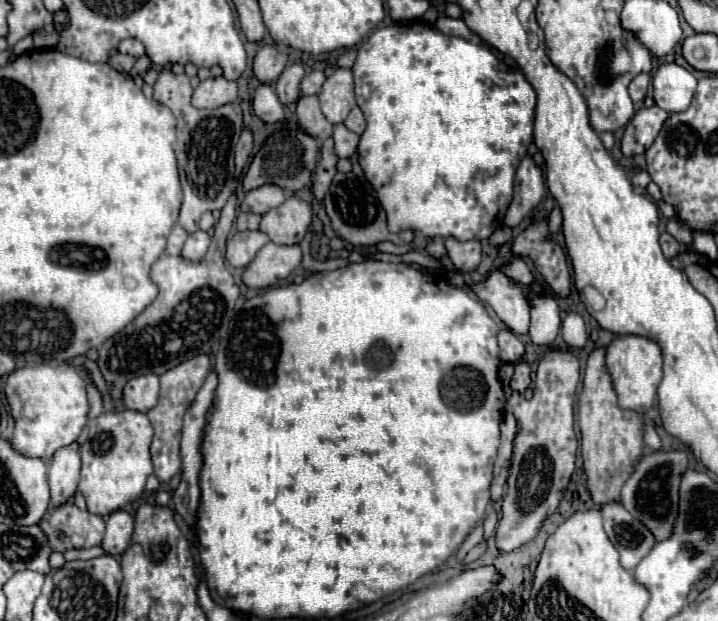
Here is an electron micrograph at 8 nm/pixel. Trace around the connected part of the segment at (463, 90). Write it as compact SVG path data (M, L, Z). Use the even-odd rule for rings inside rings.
M392 25L376 29L360 47L354 71L356 83L356 101L366 117L366 131L358 143L358 157L364 169L366 179L376 189L380 203L388 215L388 229L392 233L414 229L422 231L426 237L456 237L460 241L468 239L488 239L490 233L502 225L504 213L512 199L512 181L520 159L526 155L528 145L532 143L532 129L534 129L534 109L536 109L536 93L526 77L516 69L500 67L500 59L486 47L478 43L470 43L462 37L448 37L436 31L430 25Z

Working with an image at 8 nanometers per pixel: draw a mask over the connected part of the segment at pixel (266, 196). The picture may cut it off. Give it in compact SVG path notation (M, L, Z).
M262 185L260 189L252 189L240 203L240 209L246 213L258 213L264 215L270 209L284 203L284 191L276 185Z

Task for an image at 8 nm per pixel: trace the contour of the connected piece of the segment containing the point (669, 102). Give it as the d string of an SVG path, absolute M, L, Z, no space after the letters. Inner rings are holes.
M676 63L660 65L654 79L654 101L668 113L686 111L694 91L696 91L696 77Z

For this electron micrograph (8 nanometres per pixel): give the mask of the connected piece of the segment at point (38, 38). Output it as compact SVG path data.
M46 25L46 27L42 27L42 29L46 29L46 33L44 33L44 31L32 33L32 37L34 37L34 47L36 47L36 49L54 49L56 43L58 43L58 31L56 31L56 27L54 27L54 25Z

